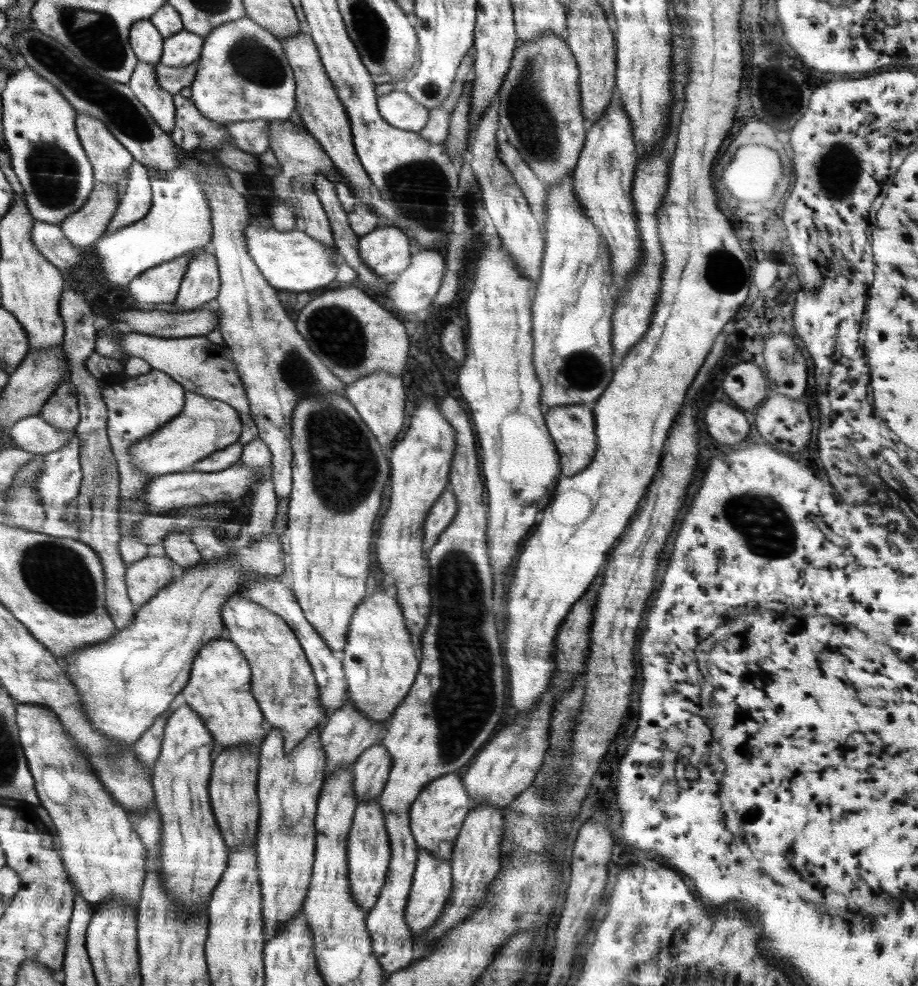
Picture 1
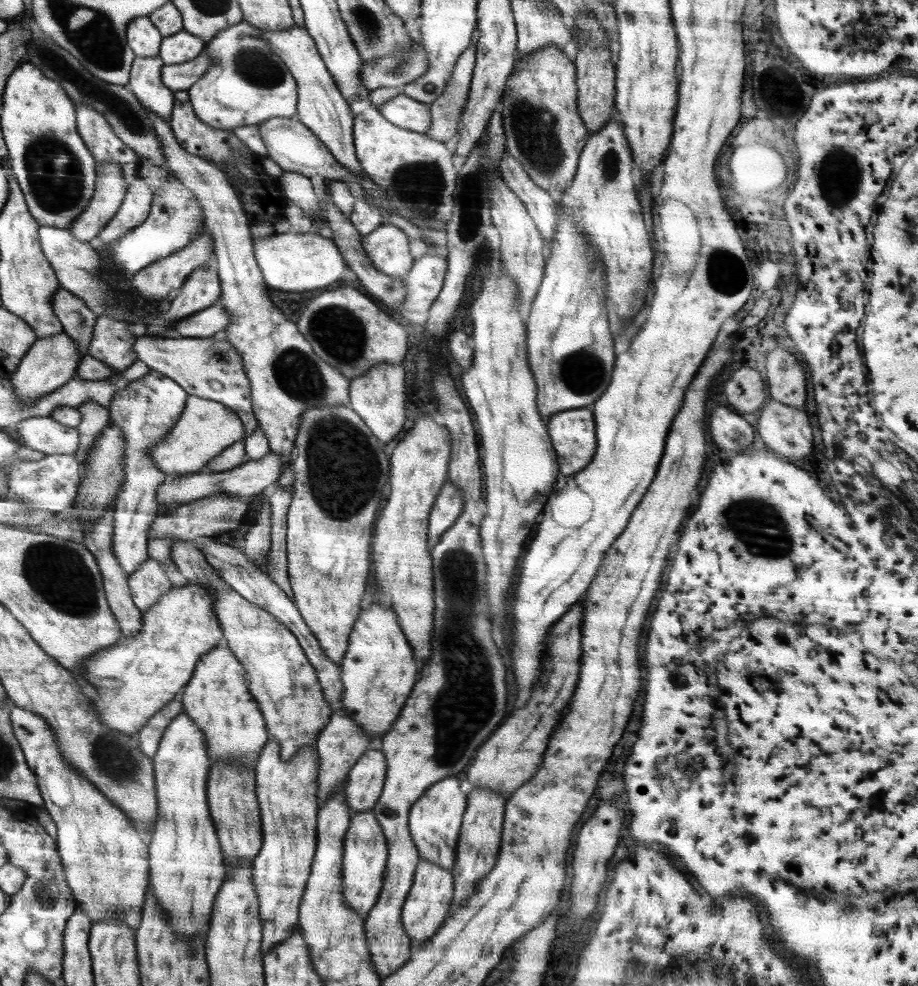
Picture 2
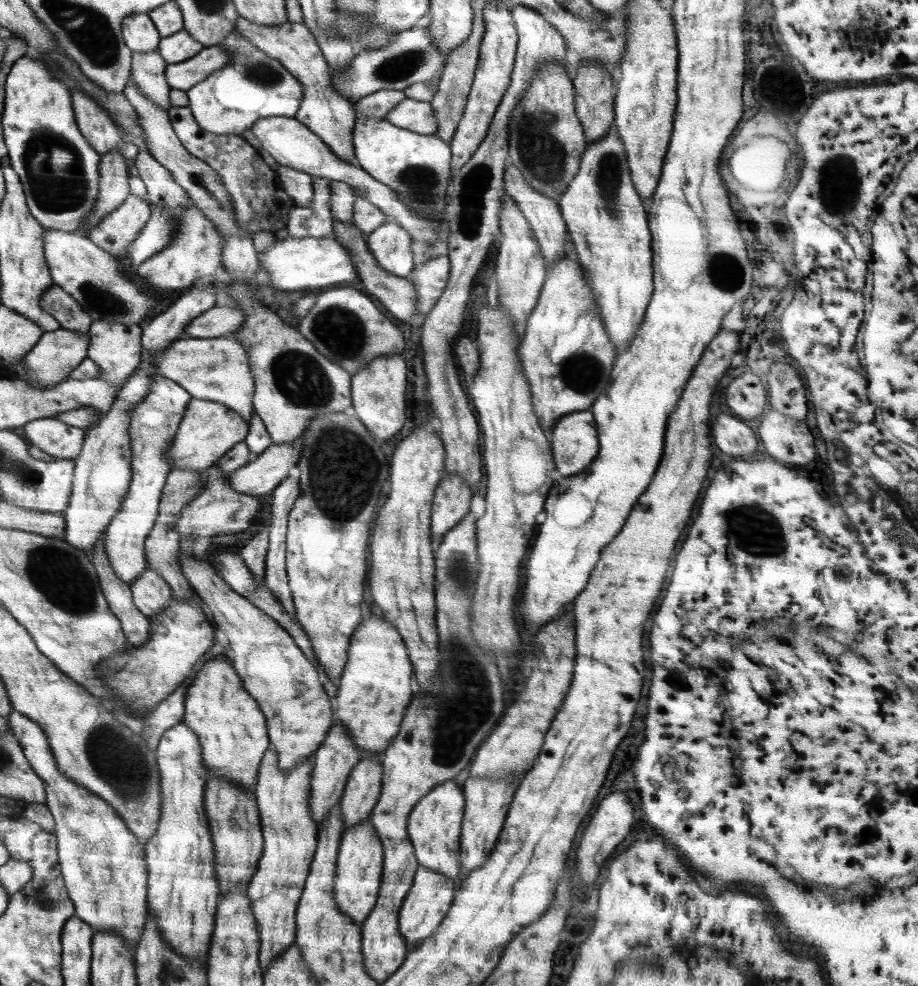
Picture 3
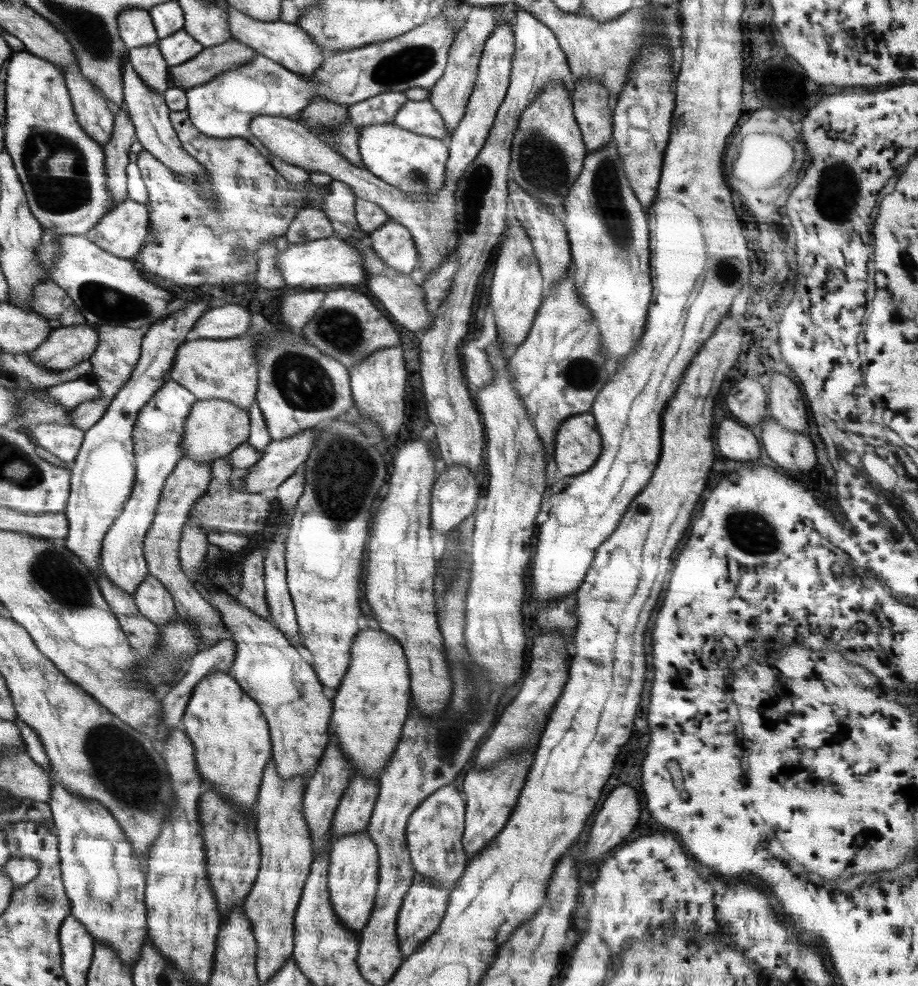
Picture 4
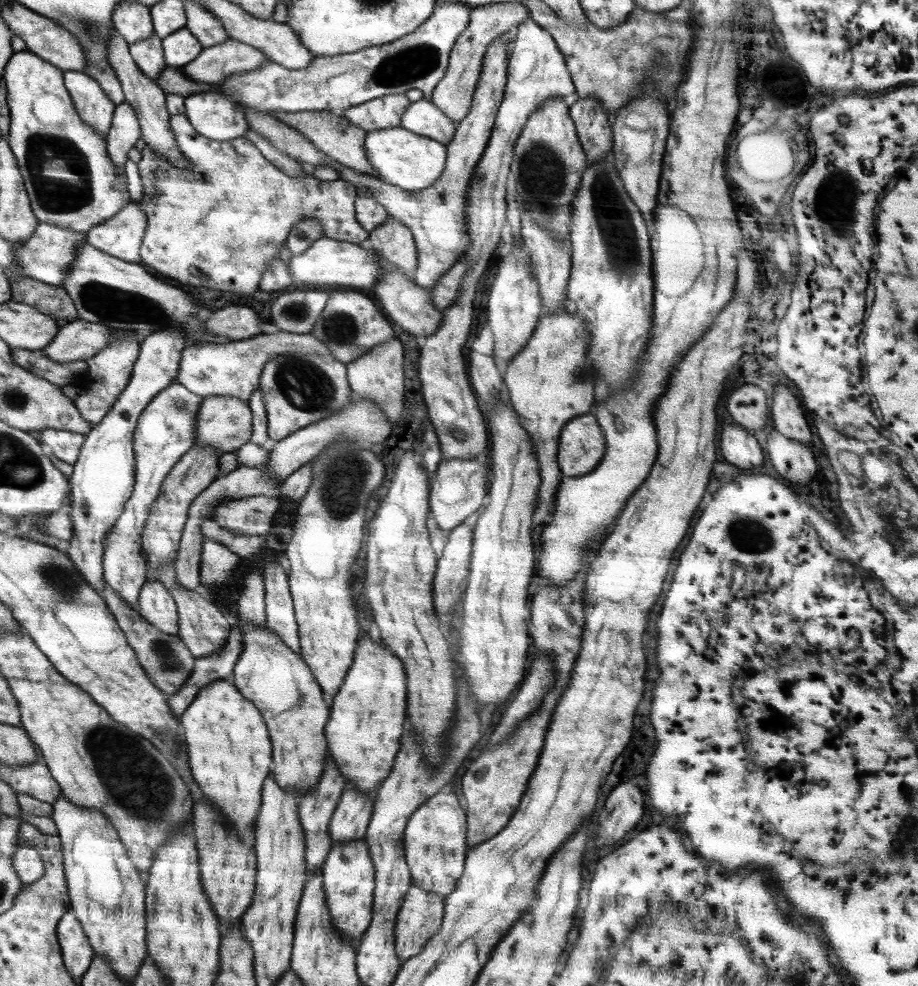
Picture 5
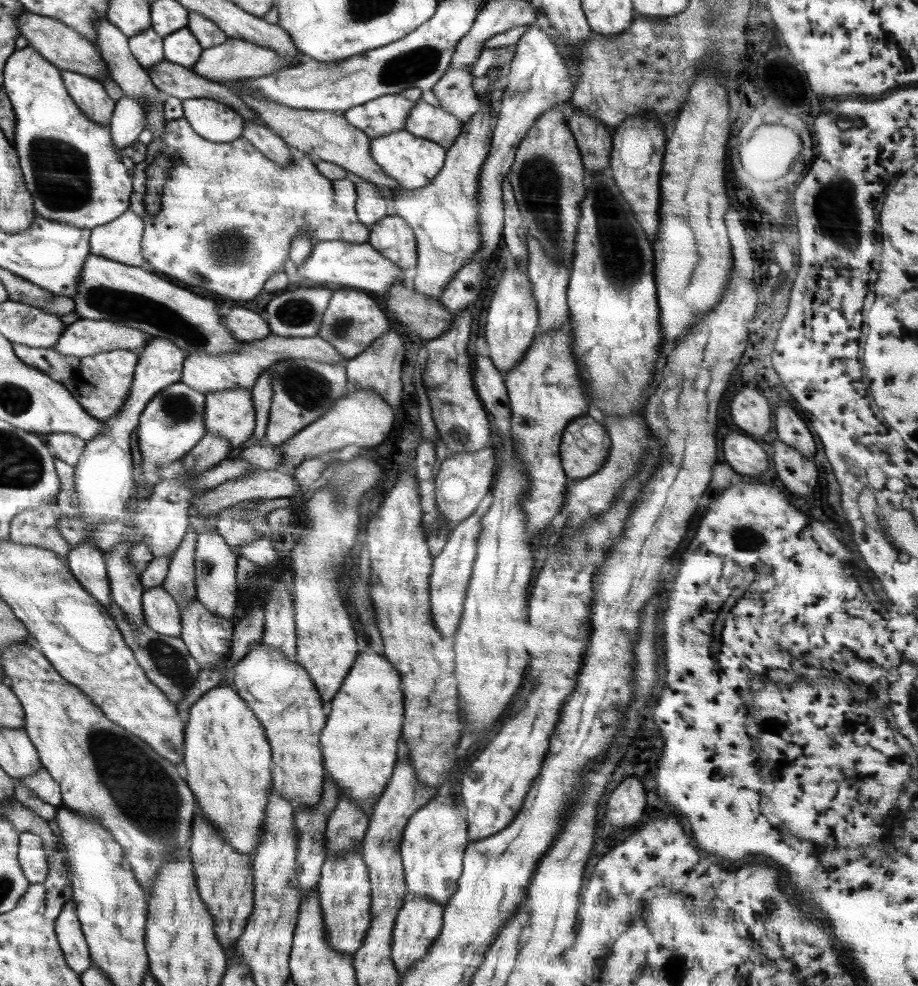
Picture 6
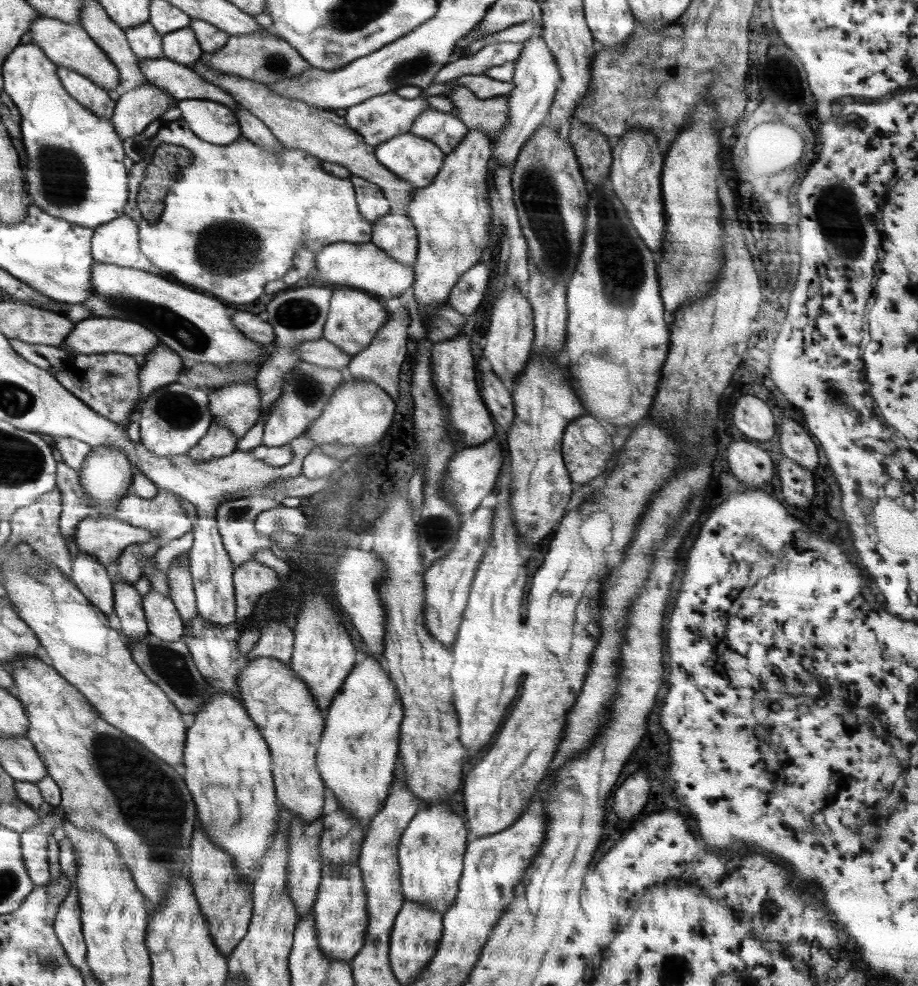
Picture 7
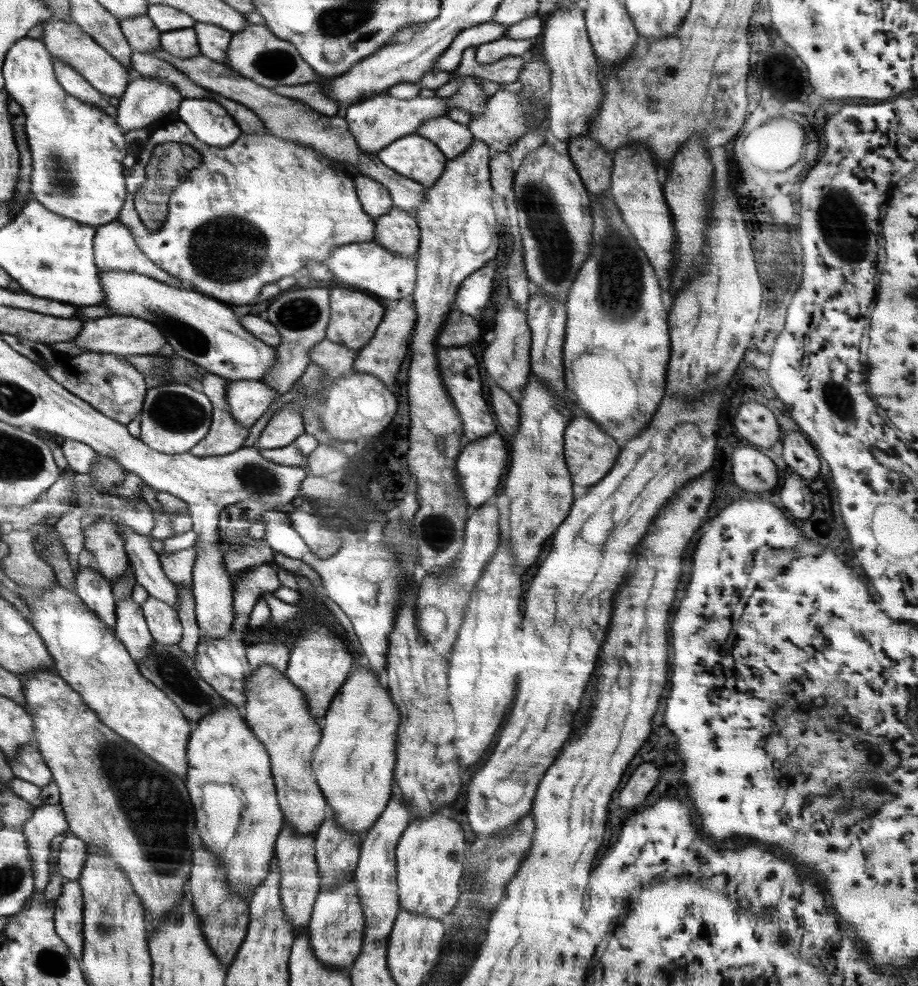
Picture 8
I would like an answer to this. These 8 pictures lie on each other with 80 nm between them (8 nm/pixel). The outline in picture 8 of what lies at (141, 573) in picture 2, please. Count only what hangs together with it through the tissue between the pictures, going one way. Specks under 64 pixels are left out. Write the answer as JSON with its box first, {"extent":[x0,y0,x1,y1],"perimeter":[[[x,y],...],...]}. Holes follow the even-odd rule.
{"extent":[141,596,183,644],"perimeter":[[[148,596],[141,608],[155,642],[160,644],[180,642],[183,638],[183,625],[179,619],[178,609],[152,596]]]}

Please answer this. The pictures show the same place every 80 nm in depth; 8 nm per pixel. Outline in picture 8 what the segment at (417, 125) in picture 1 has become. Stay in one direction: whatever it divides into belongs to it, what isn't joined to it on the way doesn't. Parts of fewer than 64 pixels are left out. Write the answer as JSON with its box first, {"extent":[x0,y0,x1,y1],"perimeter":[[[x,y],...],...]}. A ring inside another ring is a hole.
{"extent":[416,116,473,159],"perimeter":[[[447,116],[428,119],[416,134],[431,140],[447,159],[456,158],[473,143],[473,136],[466,125],[459,124]]]}

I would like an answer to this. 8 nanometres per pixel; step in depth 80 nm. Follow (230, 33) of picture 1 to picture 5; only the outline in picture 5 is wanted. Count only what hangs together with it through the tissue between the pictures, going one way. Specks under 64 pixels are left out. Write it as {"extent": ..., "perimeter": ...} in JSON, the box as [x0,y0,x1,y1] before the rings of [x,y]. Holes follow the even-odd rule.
{"extent":[183,1,471,141],"perimeter":[[[445,1],[414,32],[390,43],[332,57],[318,56],[302,70],[290,70],[270,62],[254,71],[234,74],[216,83],[215,91],[186,97],[183,114],[201,136],[224,141],[245,137],[250,131],[242,110],[268,114],[327,110],[343,117],[351,106],[412,89],[420,90],[423,98],[430,101],[433,89],[446,73],[454,42],[468,26],[471,9],[464,3]]]}

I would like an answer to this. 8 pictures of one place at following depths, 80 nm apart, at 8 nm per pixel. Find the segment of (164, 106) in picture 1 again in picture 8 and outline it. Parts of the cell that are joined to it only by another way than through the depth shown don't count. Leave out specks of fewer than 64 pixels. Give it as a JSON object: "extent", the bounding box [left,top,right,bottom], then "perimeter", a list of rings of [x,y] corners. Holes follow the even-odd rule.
{"extent":[119,13,161,54],"perimeter":[[[147,13],[122,19],[119,25],[133,52],[152,54],[152,49],[161,47],[161,32],[154,26]]]}

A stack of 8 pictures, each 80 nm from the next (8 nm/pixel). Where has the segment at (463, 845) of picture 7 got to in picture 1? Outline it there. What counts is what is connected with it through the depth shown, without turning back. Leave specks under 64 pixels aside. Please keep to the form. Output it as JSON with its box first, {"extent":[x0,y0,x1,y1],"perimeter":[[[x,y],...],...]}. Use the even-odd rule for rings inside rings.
{"extent":[409,771,474,861],"perimeter":[[[458,771],[433,780],[419,792],[418,798],[409,809],[409,825],[417,847],[427,850],[440,860],[450,861],[458,833],[473,806],[474,802],[468,796]]]}

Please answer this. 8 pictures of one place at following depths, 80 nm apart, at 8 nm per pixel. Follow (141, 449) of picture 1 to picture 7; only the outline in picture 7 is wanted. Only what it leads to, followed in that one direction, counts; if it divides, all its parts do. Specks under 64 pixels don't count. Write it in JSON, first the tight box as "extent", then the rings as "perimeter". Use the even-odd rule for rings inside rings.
{"extent":[209,381,263,440],"perimeter":[[[255,381],[229,383],[209,393],[212,423],[229,428],[240,440],[256,424],[263,410]]]}

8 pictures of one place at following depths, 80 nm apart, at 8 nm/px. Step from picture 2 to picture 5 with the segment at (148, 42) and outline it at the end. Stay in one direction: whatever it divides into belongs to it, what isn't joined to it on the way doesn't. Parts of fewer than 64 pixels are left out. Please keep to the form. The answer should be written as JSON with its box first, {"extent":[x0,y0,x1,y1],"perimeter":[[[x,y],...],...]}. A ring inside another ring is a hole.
{"extent":[113,1,154,45],"perimeter":[[[124,1],[115,8],[113,14],[114,30],[118,31],[128,45],[154,35],[154,18],[151,7],[136,1]]]}

